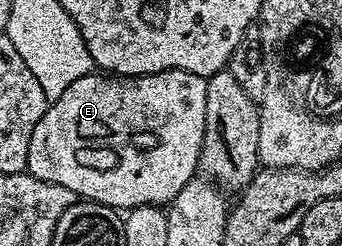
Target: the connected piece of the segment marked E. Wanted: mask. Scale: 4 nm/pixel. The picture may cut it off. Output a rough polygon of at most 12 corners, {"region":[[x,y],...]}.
{"region":[[92,71],[26,172],[120,211],[193,180],[206,77]]}

